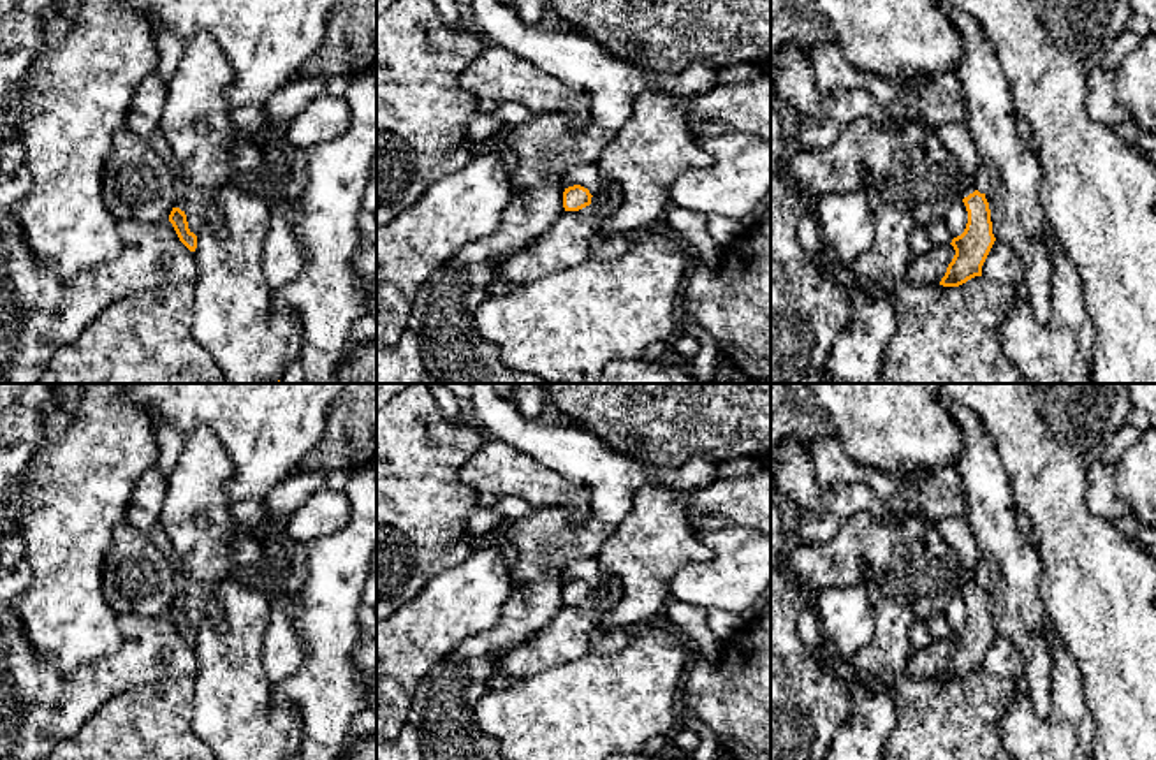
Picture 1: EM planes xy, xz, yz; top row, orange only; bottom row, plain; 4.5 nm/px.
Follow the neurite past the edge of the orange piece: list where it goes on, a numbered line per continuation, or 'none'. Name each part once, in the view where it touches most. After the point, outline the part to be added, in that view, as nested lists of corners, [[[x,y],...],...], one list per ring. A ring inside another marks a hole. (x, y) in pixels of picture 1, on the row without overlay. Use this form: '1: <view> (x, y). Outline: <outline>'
1: yz (956, 532). Outline: [[[943,517],[934,524],[941,538],[959,554],[964,565],[964,579],[961,582],[961,593],[977,584],[975,570],[980,561],[980,551],[975,537],[964,517]]]

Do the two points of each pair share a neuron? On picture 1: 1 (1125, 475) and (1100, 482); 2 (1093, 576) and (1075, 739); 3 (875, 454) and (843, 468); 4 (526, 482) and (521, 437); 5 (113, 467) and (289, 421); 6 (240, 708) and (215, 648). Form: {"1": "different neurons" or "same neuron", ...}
{"1": "different neurons", "2": "different neurons", "3": "different neurons", "4": "different neurons", "5": "different neurons", "6": "same neuron"}

